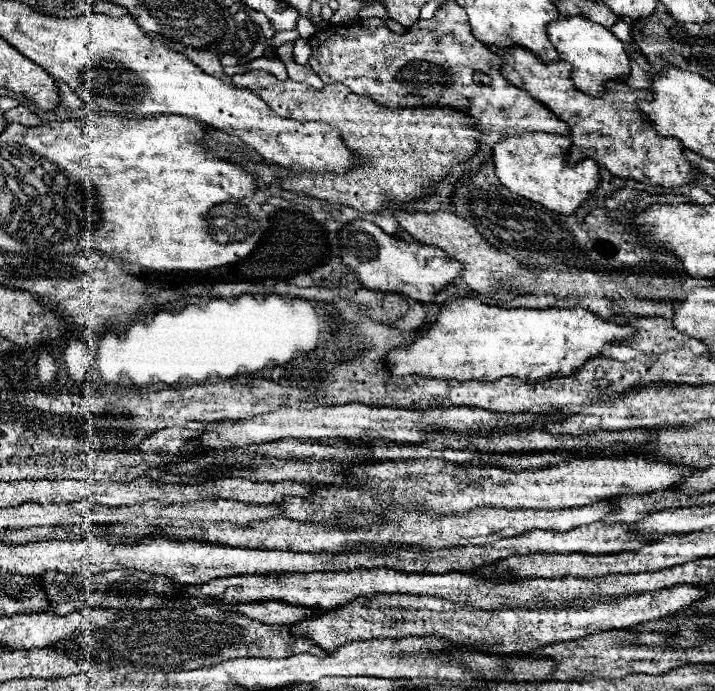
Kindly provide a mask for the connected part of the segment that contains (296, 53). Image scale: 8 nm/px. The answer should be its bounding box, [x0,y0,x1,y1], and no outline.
[293,39,312,65]

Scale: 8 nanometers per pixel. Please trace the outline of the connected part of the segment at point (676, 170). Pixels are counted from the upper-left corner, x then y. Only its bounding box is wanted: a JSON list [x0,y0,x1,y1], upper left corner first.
[498,47,698,187]

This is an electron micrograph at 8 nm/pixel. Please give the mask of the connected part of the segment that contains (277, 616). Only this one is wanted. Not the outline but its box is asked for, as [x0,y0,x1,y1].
[218,601,316,625]

